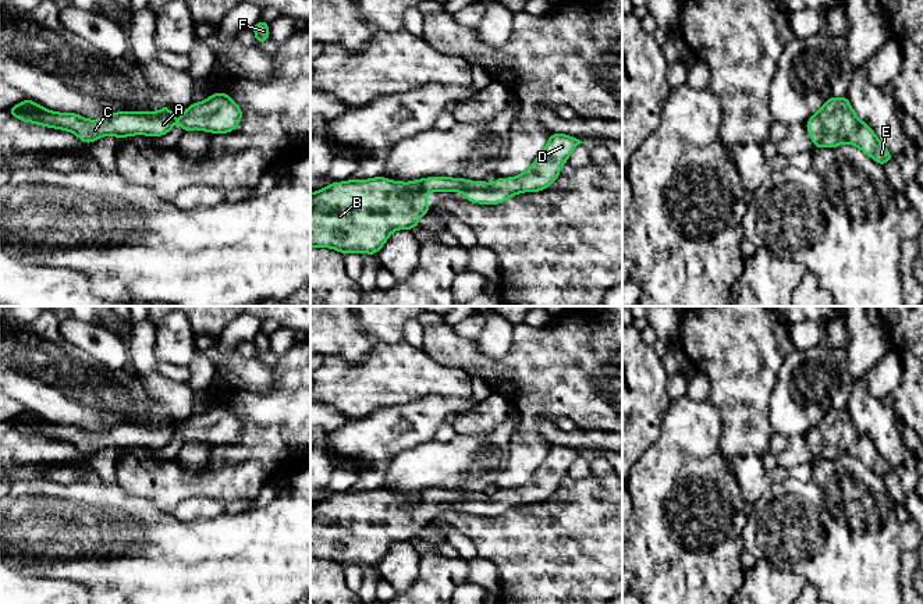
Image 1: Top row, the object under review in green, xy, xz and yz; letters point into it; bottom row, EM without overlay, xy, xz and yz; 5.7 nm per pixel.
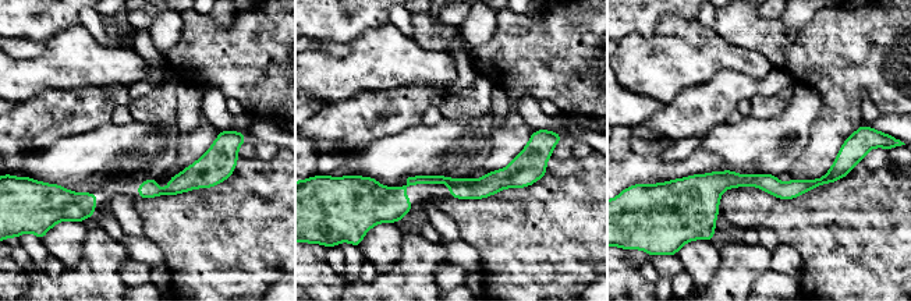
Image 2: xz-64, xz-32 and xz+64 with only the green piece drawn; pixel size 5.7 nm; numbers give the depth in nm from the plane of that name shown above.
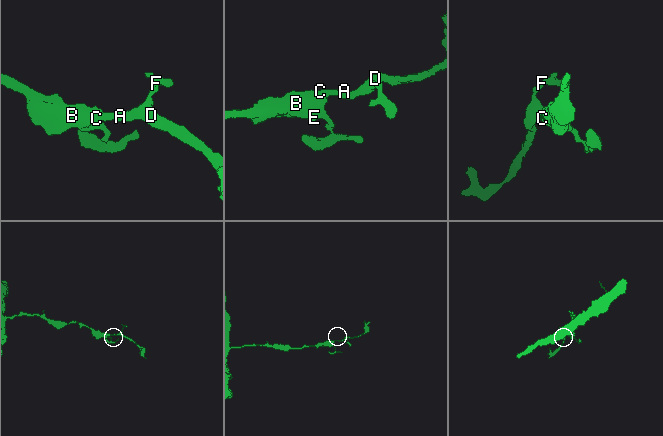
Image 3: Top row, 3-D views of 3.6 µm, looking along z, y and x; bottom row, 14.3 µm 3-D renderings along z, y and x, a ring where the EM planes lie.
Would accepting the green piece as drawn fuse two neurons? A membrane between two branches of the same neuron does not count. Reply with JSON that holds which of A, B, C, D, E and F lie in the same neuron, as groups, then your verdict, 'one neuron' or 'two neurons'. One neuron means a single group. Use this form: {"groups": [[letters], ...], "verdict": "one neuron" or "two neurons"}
{"groups": [["A", "B", "C", "D", "E", "F"]], "verdict": "one neuron"}

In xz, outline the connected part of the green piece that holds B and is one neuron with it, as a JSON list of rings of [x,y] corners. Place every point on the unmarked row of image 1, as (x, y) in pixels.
[[[551,445],[542,465],[525,484],[497,490],[491,495],[451,488],[427,488],[411,494],[384,488],[331,494],[310,505],[310,559],[331,559],[342,566],[376,566],[394,543],[419,537],[419,530],[429,525],[427,504],[464,504],[466,514],[479,516],[500,516],[522,504],[540,504],[560,488],[561,479],[581,455],[585,454],[565,445]]]

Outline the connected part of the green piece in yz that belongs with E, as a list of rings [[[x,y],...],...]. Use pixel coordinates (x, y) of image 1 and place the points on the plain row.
[[[831,408],[805,437],[814,459],[835,461],[849,455],[881,477],[894,469],[874,443],[855,426],[846,408]]]

